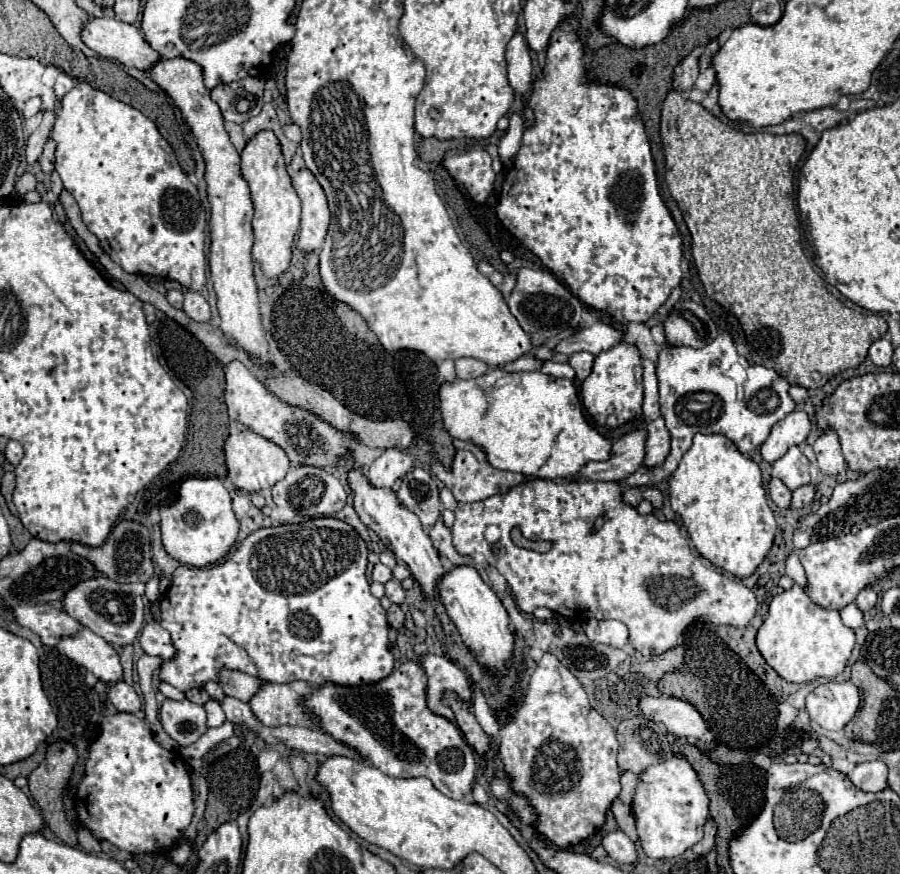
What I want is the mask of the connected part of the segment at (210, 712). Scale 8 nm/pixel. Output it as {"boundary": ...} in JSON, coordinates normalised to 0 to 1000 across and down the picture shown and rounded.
{"boundary":[[[230,802],[228,804],[228,814],[230,814],[230,827],[232,832],[246,832],[250,827],[250,816],[246,811],[246,807],[241,802]]]}

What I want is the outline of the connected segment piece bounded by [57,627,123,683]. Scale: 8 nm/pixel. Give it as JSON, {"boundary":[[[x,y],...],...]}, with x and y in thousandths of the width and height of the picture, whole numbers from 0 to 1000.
{"boundary":[[[90,717],[83,727],[68,729],[63,745],[117,781],[130,781],[137,777],[132,747],[97,717]]]}

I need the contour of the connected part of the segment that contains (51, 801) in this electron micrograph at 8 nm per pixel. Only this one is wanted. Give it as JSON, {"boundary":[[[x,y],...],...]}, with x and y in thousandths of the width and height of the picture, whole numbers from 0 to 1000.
{"boundary":[[[61,848],[52,855],[52,864],[48,868],[48,873],[32,887],[32,905],[34,905],[34,912],[37,912],[37,919],[39,923],[46,928],[48,932],[48,939],[52,944],[52,949],[57,953],[61,953],[72,967],[79,967],[79,969],[86,969],[86,953],[81,951],[81,946],[77,944],[77,939],[72,937],[72,930],[70,930],[70,900],[74,898],[77,889],[79,889],[79,882],[86,873],[86,859],[83,859],[83,852],[77,850],[77,848]]]}

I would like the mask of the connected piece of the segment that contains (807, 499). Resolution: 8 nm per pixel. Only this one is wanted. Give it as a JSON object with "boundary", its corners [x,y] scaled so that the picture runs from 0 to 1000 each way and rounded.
{"boundary":[[[903,550],[899,555],[892,555],[892,557],[883,559],[881,562],[881,576],[879,576],[879,580],[894,580],[894,578],[899,578],[903,573],[906,564],[908,564],[908,557],[906,557]]]}

